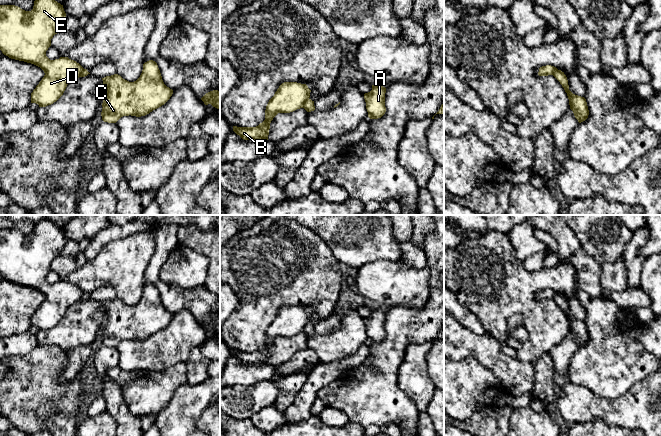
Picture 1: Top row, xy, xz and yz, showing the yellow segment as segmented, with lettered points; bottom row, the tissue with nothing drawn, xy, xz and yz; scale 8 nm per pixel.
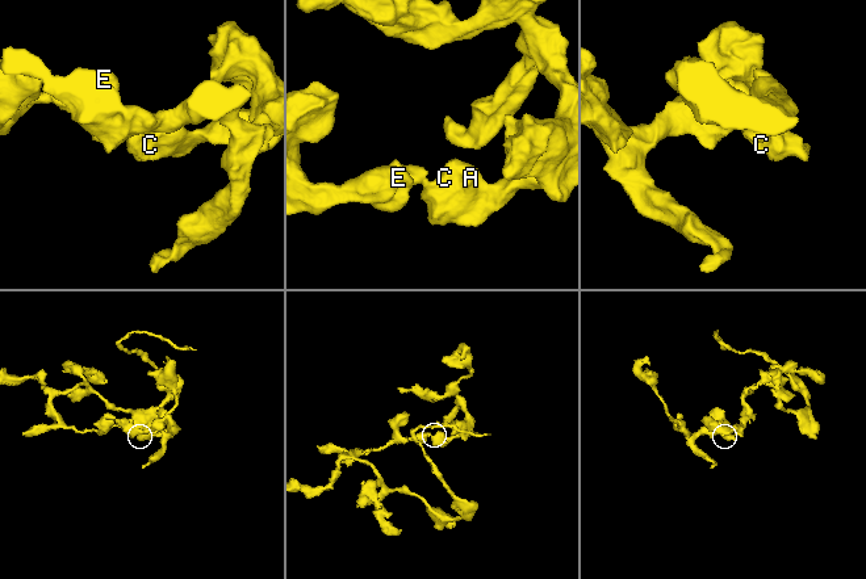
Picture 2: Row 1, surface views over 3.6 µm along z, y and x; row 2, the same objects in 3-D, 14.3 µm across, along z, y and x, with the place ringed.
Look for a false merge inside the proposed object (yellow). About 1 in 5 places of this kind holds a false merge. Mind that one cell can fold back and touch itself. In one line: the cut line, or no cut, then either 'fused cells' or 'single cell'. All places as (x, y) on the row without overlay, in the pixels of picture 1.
cut in xz along (308, 322), (302, 331); fused cells

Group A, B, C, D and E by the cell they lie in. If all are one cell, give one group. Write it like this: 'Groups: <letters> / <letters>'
Groups: A C / B D E

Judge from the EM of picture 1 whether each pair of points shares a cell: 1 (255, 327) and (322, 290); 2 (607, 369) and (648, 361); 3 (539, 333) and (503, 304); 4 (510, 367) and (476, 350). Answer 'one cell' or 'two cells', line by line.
1: one cell
2: one cell
3: one cell
4: one cell

